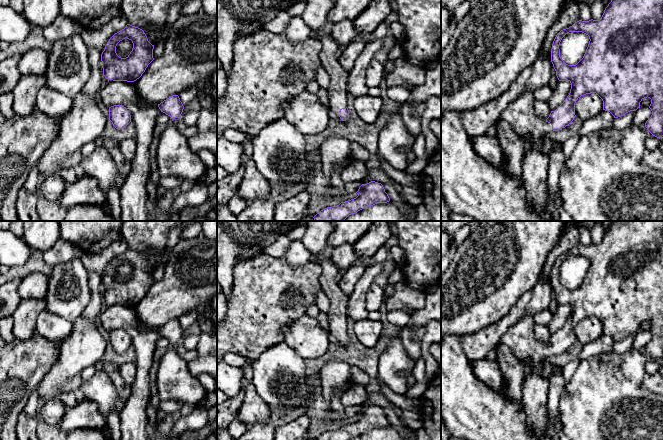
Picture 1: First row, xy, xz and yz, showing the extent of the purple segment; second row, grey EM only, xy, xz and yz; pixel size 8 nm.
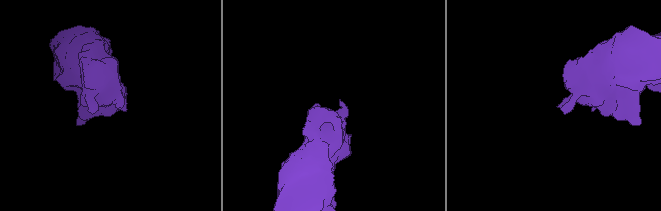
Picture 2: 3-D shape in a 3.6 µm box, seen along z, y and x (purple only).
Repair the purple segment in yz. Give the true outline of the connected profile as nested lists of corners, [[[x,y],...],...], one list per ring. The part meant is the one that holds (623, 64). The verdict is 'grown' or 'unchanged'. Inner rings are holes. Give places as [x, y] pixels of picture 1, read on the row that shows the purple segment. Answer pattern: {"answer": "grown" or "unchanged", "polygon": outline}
{"answer": "grown", "polygon": [[[611,0],[600,20],[579,20],[556,35],[551,49],[551,62],[558,80],[568,80],[571,83],[570,93],[565,101],[555,111],[551,111],[549,117],[544,120],[533,113],[534,92],[528,90],[511,102],[499,117],[499,119],[506,121],[513,127],[524,144],[523,183],[527,194],[527,205],[538,213],[541,213],[545,207],[545,201],[548,197],[549,156],[540,150],[534,149],[529,144],[528,138],[531,137],[538,144],[542,144],[544,138],[549,136],[552,131],[558,131],[568,126],[576,116],[575,103],[581,96],[596,93],[603,101],[603,110],[610,112],[614,118],[621,117],[630,111],[636,111],[640,108],[640,102],[648,97],[651,99],[649,108],[652,115],[646,121],[645,127],[653,136],[659,139],[663,136],[663,0]],[[569,32],[582,32],[588,35],[590,39],[583,58],[576,65],[568,65],[560,57],[560,42]]]}

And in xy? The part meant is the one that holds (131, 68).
{"answer": "unchanged", "polygon": [[[127,24],[124,29],[115,33],[107,42],[104,51],[101,54],[103,75],[108,80],[113,81],[127,81],[134,82],[139,79],[145,72],[148,65],[154,60],[152,45],[144,33],[144,31],[138,27]],[[123,39],[129,39],[133,43],[133,48],[130,54],[126,58],[121,58],[116,53],[117,44]]]}

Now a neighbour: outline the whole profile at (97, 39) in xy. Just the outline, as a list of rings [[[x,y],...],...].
[[[122,12],[118,17],[113,18],[100,29],[83,29],[81,32],[81,37],[88,49],[96,49],[102,54],[109,39],[115,33],[124,29],[127,24],[128,21]]]

